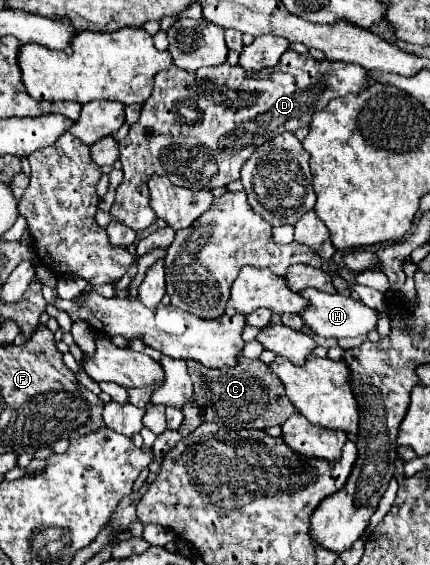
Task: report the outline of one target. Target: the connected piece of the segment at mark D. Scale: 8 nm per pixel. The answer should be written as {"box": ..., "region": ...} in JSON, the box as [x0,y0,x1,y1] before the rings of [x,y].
{"box":[111,50,369,230],"region":[[[287,50],[279,64],[277,66],[271,66],[267,70],[261,70],[261,72],[251,72],[247,74],[247,70],[239,70],[239,66],[229,66],[229,64],[223,64],[223,66],[215,66],[215,68],[199,68],[195,72],[185,72],[185,70],[179,70],[177,66],[171,66],[169,70],[163,70],[155,76],[155,88],[153,88],[153,94],[151,98],[143,104],[141,108],[141,116],[139,120],[129,128],[129,134],[119,142],[119,160],[123,164],[123,182],[119,184],[117,188],[117,194],[115,194],[115,201],[111,206],[111,216],[115,220],[121,220],[125,222],[127,226],[131,226],[133,230],[145,230],[149,228],[157,216],[155,212],[151,210],[149,206],[149,194],[147,194],[147,178],[151,178],[151,174],[163,174],[167,176],[173,184],[177,186],[185,186],[185,188],[193,188],[193,190],[213,190],[217,186],[227,186],[229,182],[233,180],[239,180],[239,172],[241,172],[241,166],[245,164],[245,160],[253,154],[253,150],[259,146],[259,144],[265,144],[267,140],[275,138],[275,134],[281,134],[281,132],[295,132],[297,128],[301,126],[309,126],[311,122],[311,116],[319,110],[323,110],[327,106],[329,100],[333,98],[339,98],[339,96],[347,96],[347,94],[359,94],[363,92],[365,88],[369,86],[369,76],[367,76],[367,70],[361,68],[361,66],[351,66],[351,64],[345,64],[345,62],[317,62],[313,60],[311,56],[301,56],[301,54],[295,54],[293,50]]]}

